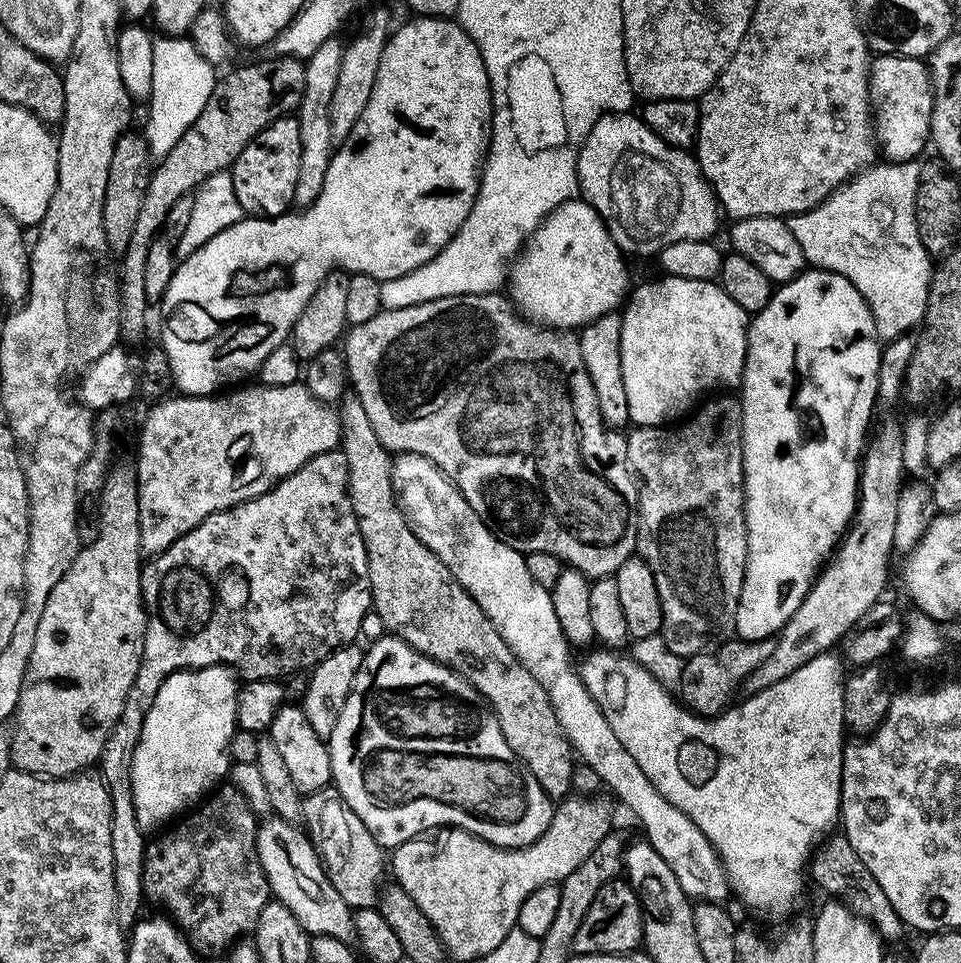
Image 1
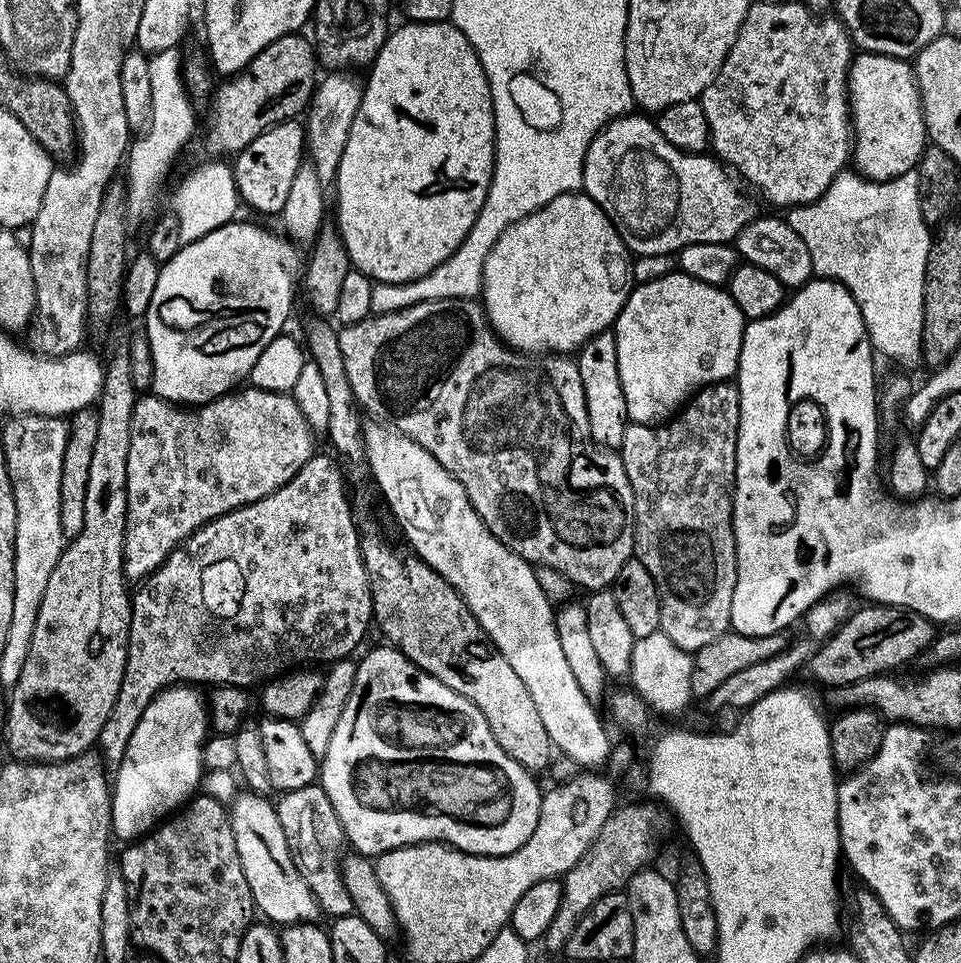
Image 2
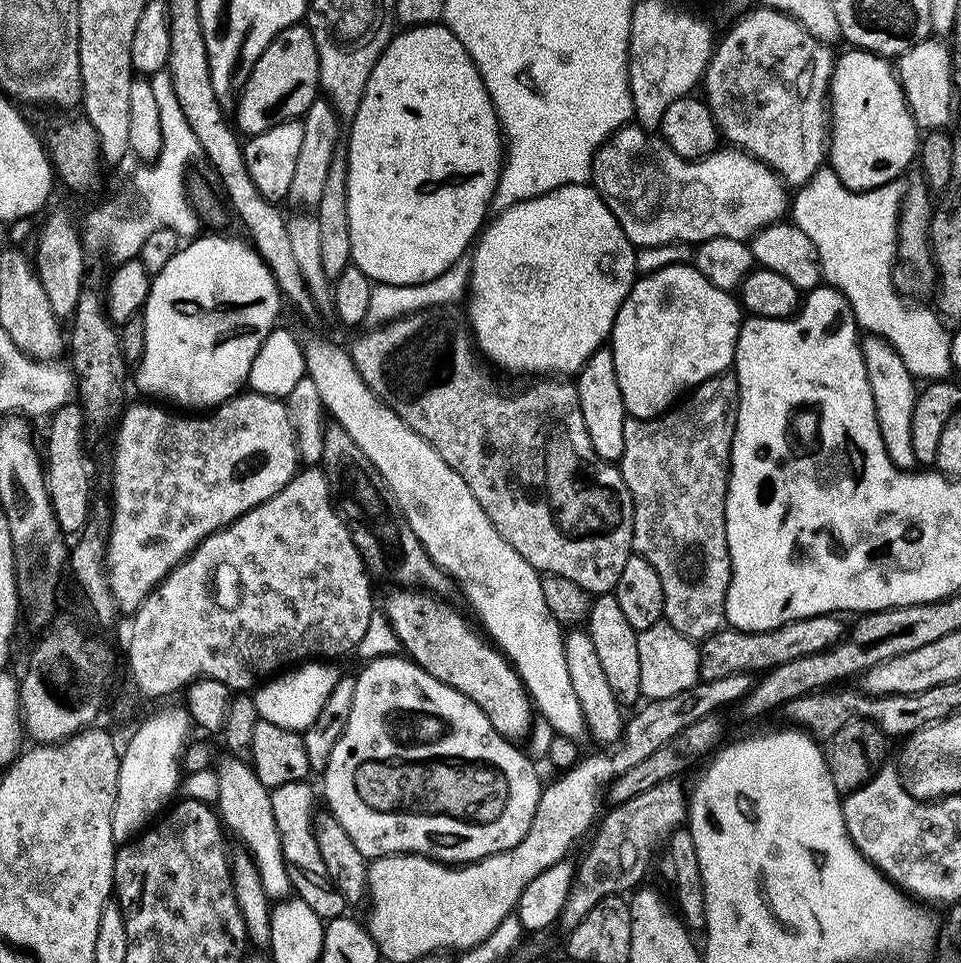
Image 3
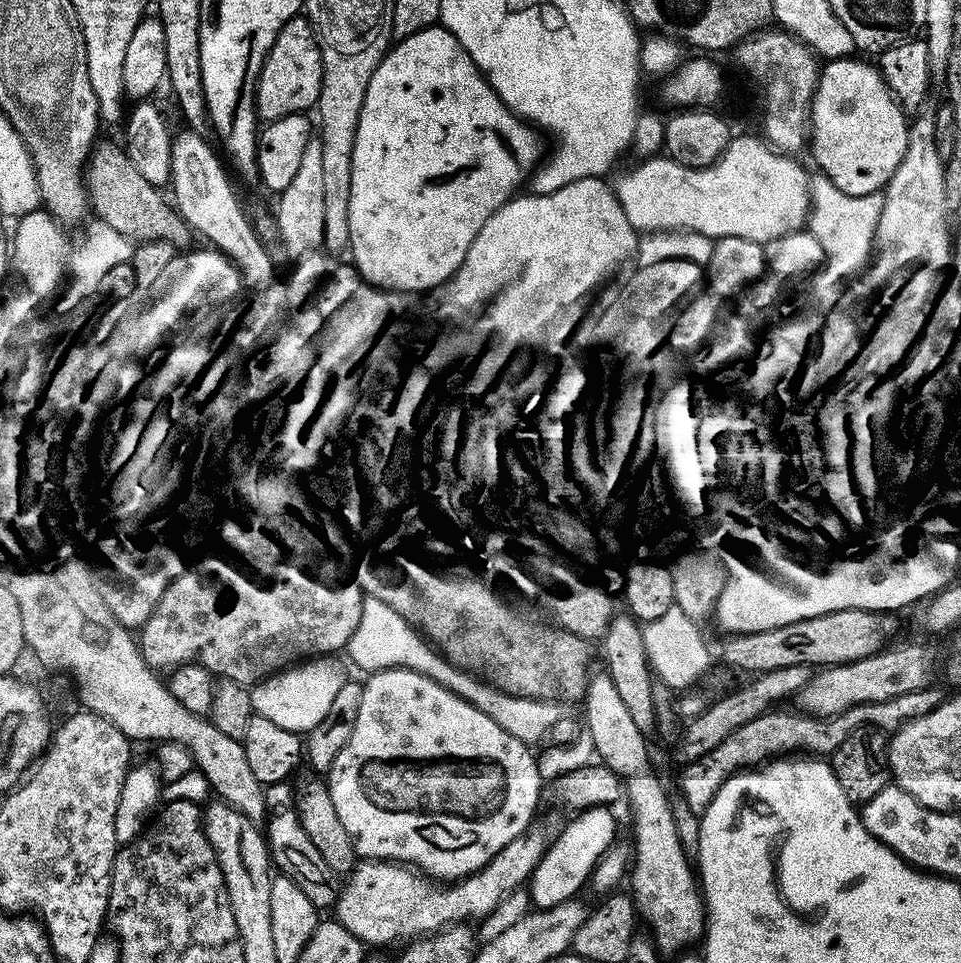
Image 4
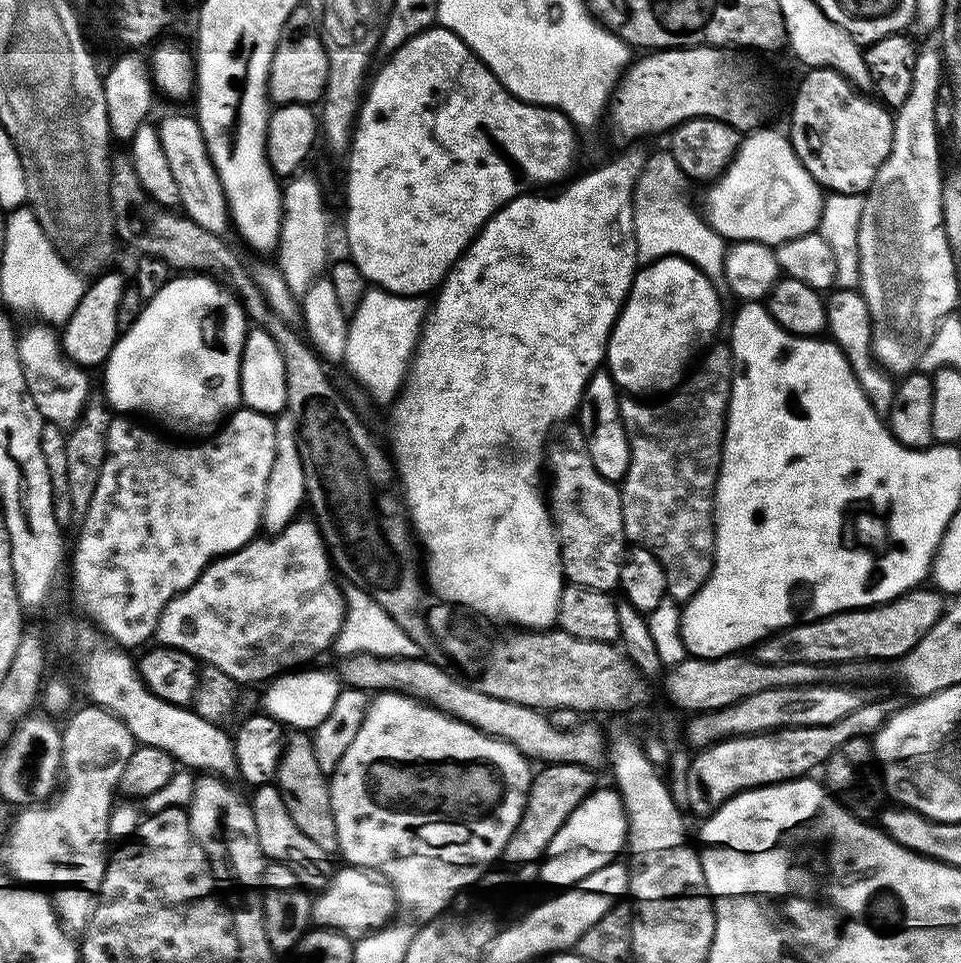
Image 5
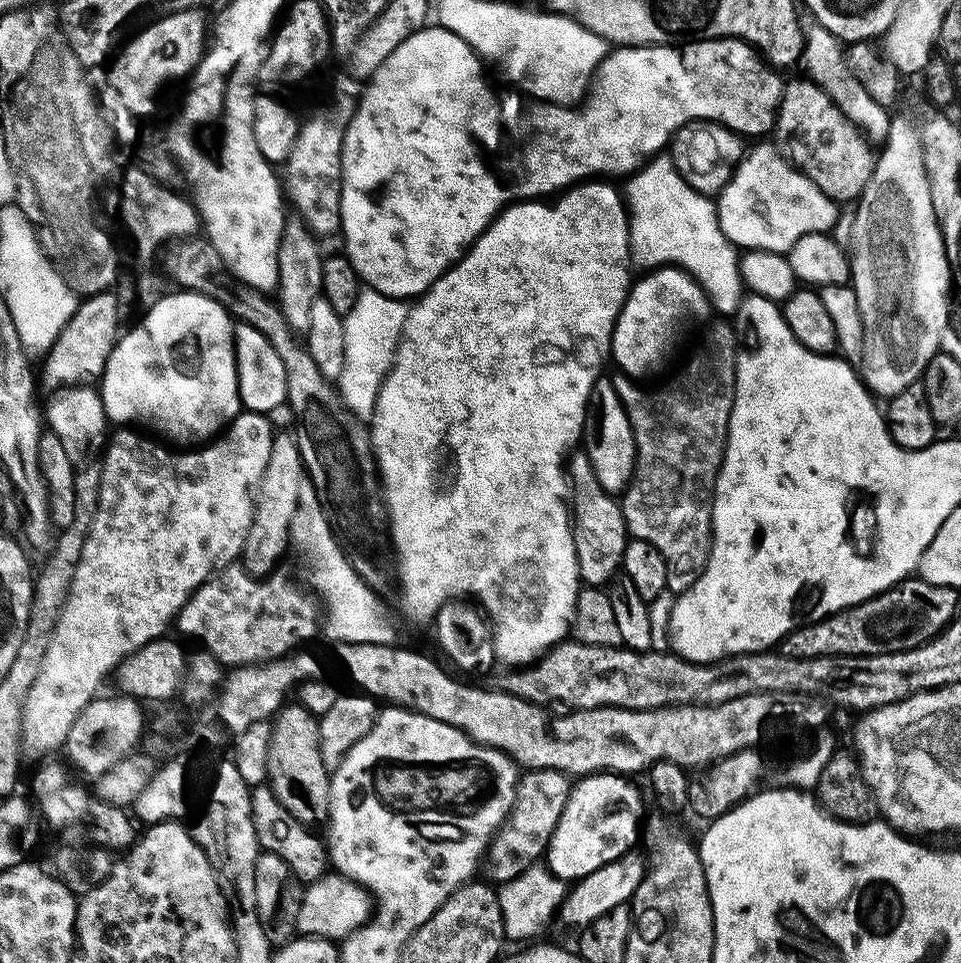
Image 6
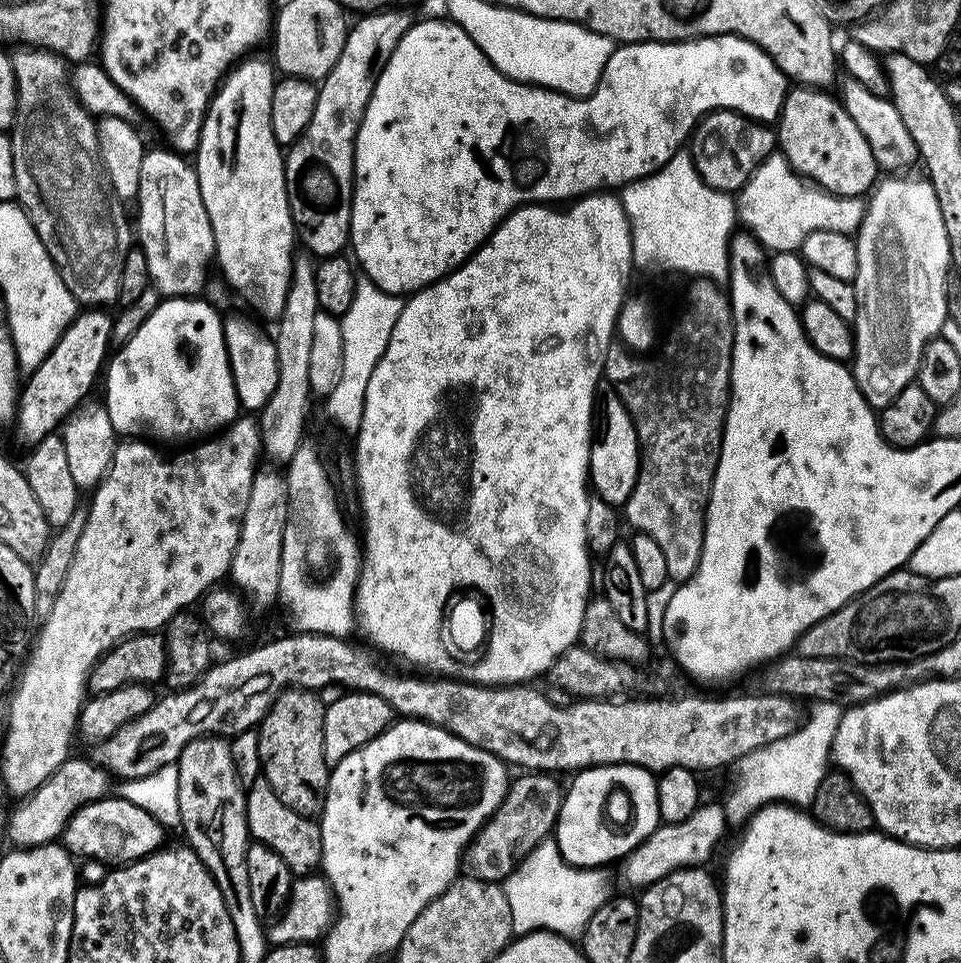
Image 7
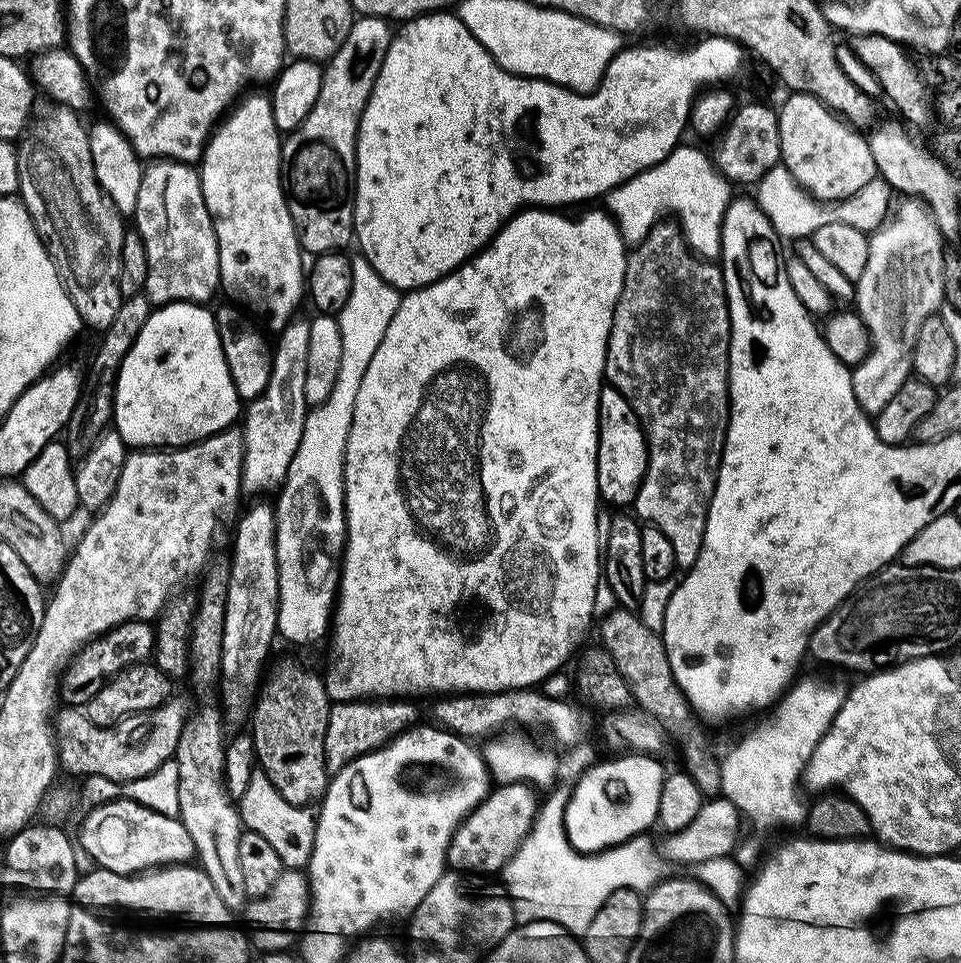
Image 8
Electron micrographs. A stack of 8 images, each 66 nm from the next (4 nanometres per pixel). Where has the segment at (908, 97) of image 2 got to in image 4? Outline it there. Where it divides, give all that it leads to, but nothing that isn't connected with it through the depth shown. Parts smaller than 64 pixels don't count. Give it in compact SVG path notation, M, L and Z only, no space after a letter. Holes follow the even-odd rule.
M832 58L820 69L820 80L816 83L816 92L812 102L816 105L816 124L810 128L810 148L812 156L821 173L827 176L838 190L851 196L869 196L887 188L888 179L898 170L902 158L908 149L908 125L904 120L905 109L897 104L892 93L884 86L879 67L863 64L853 58Z

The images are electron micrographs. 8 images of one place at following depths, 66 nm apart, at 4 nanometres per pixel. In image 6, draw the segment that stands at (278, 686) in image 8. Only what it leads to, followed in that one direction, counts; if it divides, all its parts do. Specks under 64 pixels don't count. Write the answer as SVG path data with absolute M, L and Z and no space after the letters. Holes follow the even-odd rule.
M293 702L281 707L271 721L270 758L268 759L267 787L298 818L309 826L327 825L330 806L330 769L322 762L319 719L307 708Z

